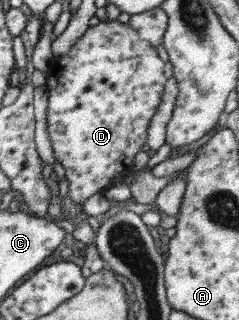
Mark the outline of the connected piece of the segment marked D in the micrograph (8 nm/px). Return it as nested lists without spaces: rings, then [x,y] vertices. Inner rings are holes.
[[[103,20],[90,26],[86,31],[74,42],[71,50],[66,55],[61,55],[51,59],[48,63],[45,77],[48,83],[48,137],[52,142],[52,149],[54,150],[54,156],[57,161],[61,163],[61,166],[66,170],[65,175],[69,185],[69,196],[72,201],[83,204],[84,201],[90,199],[92,195],[101,193],[110,185],[123,181],[125,177],[133,171],[132,160],[138,152],[142,152],[142,147],[147,144],[147,135],[152,117],[158,112],[158,106],[162,104],[162,98],[164,98],[164,85],[167,83],[167,79],[164,75],[165,62],[158,56],[158,50],[148,40],[143,40],[139,31],[135,30],[130,24],[121,23],[118,20]]]

